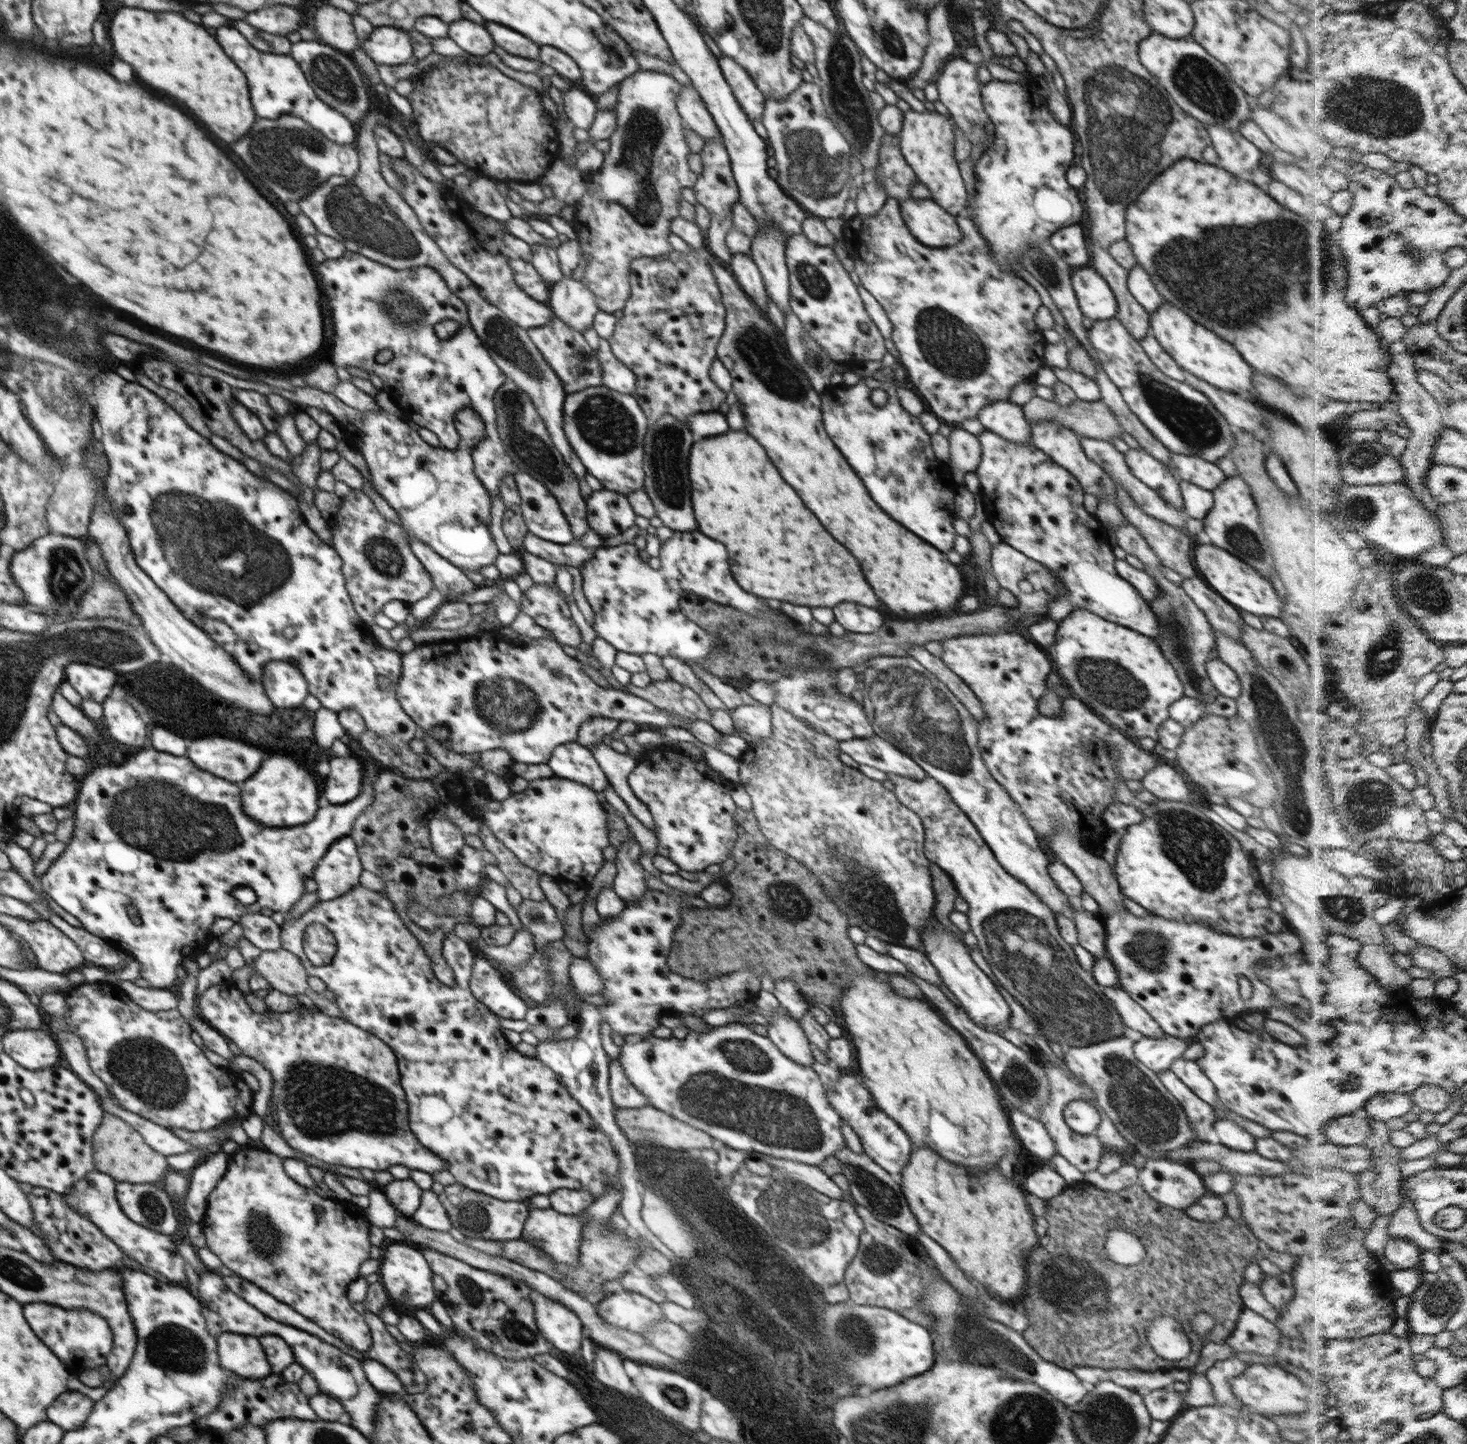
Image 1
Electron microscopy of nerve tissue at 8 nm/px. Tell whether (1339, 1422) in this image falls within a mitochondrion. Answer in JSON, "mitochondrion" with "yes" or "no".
{"mitochondrion":"no"}

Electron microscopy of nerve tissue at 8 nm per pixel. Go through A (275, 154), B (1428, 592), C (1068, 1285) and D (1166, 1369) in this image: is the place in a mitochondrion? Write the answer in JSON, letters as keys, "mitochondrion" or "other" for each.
{"A":"mitochondrion","B":"mitochondrion","C":"mitochondrion","D":"other"}

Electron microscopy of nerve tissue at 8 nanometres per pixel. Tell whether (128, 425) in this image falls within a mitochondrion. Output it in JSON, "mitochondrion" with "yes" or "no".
{"mitochondrion":"no"}

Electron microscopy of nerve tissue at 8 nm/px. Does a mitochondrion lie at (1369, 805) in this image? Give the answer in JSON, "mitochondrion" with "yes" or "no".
{"mitochondrion":"yes"}

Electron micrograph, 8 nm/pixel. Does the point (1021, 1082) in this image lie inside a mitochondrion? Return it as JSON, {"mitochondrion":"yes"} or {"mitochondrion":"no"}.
{"mitochondrion":"yes"}

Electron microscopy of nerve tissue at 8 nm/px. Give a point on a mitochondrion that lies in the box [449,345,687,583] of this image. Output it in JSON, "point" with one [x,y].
{"point":[606,424]}

